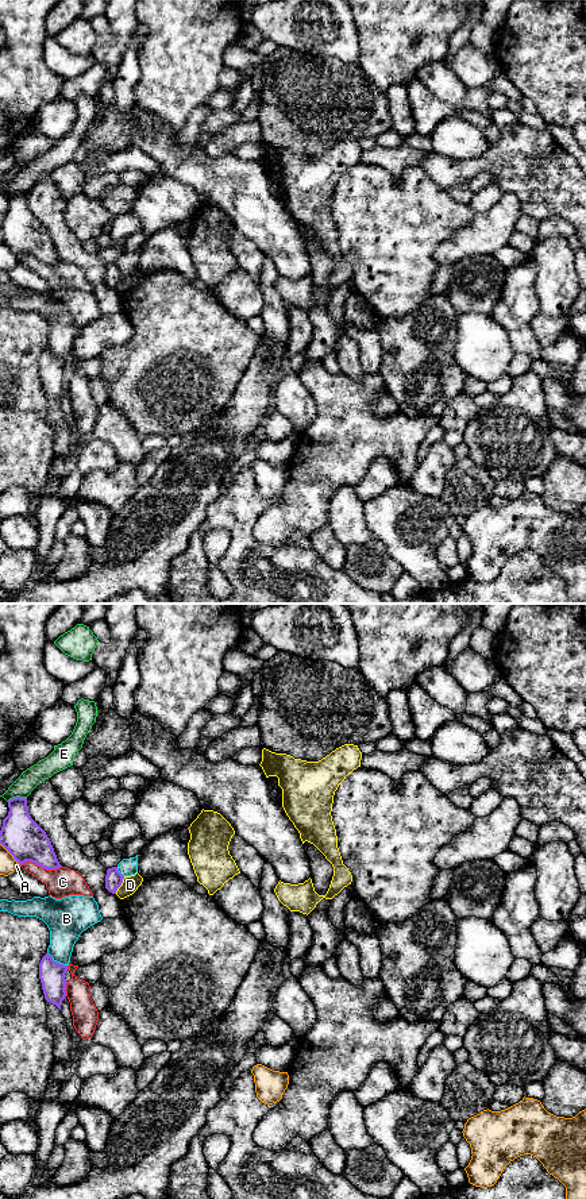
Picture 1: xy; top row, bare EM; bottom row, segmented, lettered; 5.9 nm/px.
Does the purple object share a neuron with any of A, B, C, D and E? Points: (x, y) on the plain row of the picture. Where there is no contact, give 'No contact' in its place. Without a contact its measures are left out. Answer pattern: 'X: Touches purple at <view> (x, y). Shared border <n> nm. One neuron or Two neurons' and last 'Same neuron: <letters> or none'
A: Touches purple at xy (11, 249). Shared border 180 nm. Two neurons
B: Touches purple at xy (56, 357). Shared border 150 nm. Two neurons
C: Touches purple at xy (41, 261). Shared border 240 nm. Two neurons
D: Touches purple at xy (120, 280). Shared border 120 nm. Two neurons
E: Touches purple at xy (16, 192). Shared border 120 nm. Two neurons
Same neuron: none

